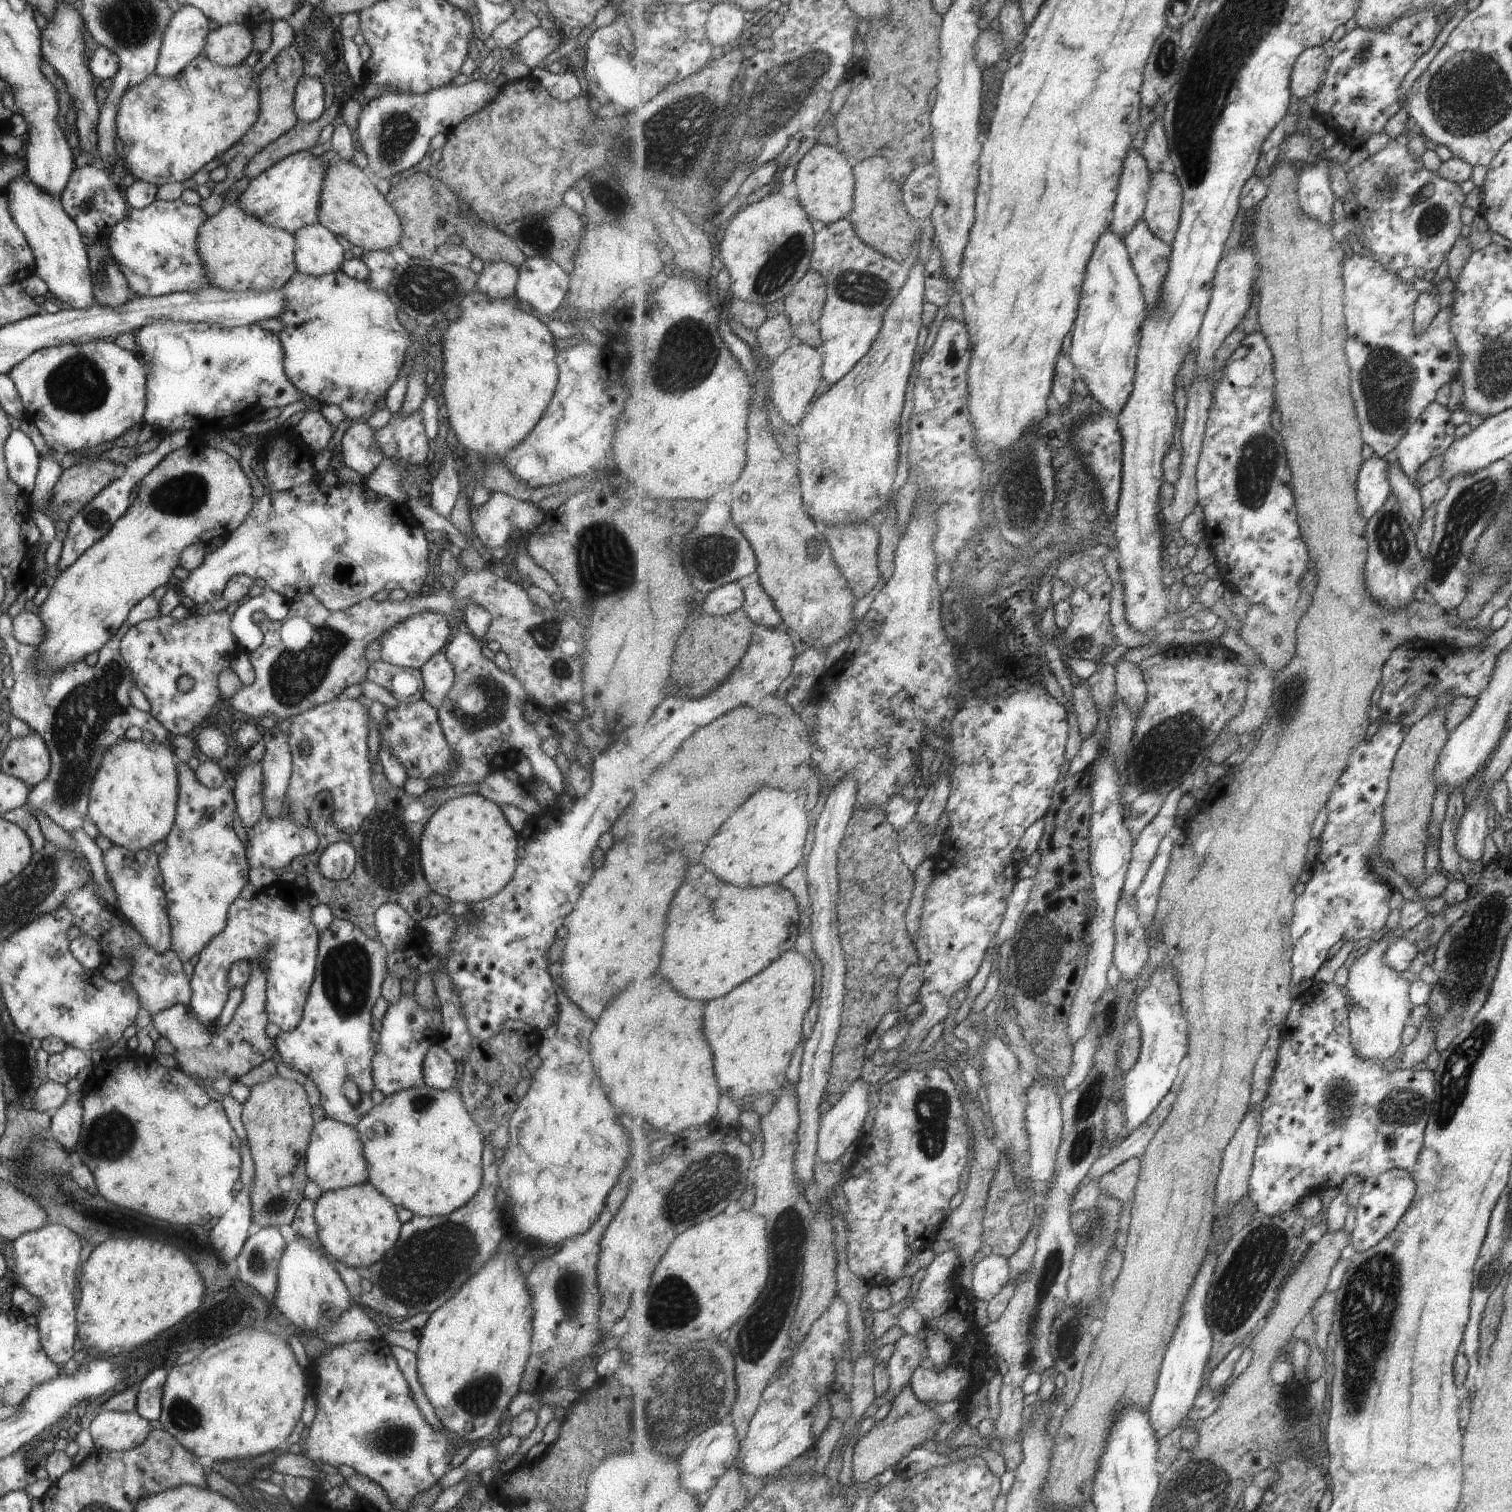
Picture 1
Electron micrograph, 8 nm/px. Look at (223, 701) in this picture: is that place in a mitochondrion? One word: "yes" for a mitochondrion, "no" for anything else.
no

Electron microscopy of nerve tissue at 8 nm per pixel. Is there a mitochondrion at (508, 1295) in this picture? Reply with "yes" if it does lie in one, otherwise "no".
no

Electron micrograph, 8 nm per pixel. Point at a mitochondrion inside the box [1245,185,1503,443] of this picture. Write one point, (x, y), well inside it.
(1388, 381)

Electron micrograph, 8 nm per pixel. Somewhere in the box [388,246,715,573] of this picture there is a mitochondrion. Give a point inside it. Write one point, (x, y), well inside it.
(425, 289)

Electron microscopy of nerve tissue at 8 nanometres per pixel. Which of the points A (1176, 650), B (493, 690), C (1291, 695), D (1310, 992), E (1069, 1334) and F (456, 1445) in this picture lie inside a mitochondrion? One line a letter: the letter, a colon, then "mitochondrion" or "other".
A: other
B: mitochondrion
C: mitochondrion
D: other
E: mitochondrion
F: other

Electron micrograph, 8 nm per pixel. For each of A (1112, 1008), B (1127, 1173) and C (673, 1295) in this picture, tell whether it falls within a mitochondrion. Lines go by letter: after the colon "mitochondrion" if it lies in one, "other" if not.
A: mitochondrion
B: other
C: mitochondrion

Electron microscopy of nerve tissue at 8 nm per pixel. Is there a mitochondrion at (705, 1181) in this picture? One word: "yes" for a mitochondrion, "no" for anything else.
yes

